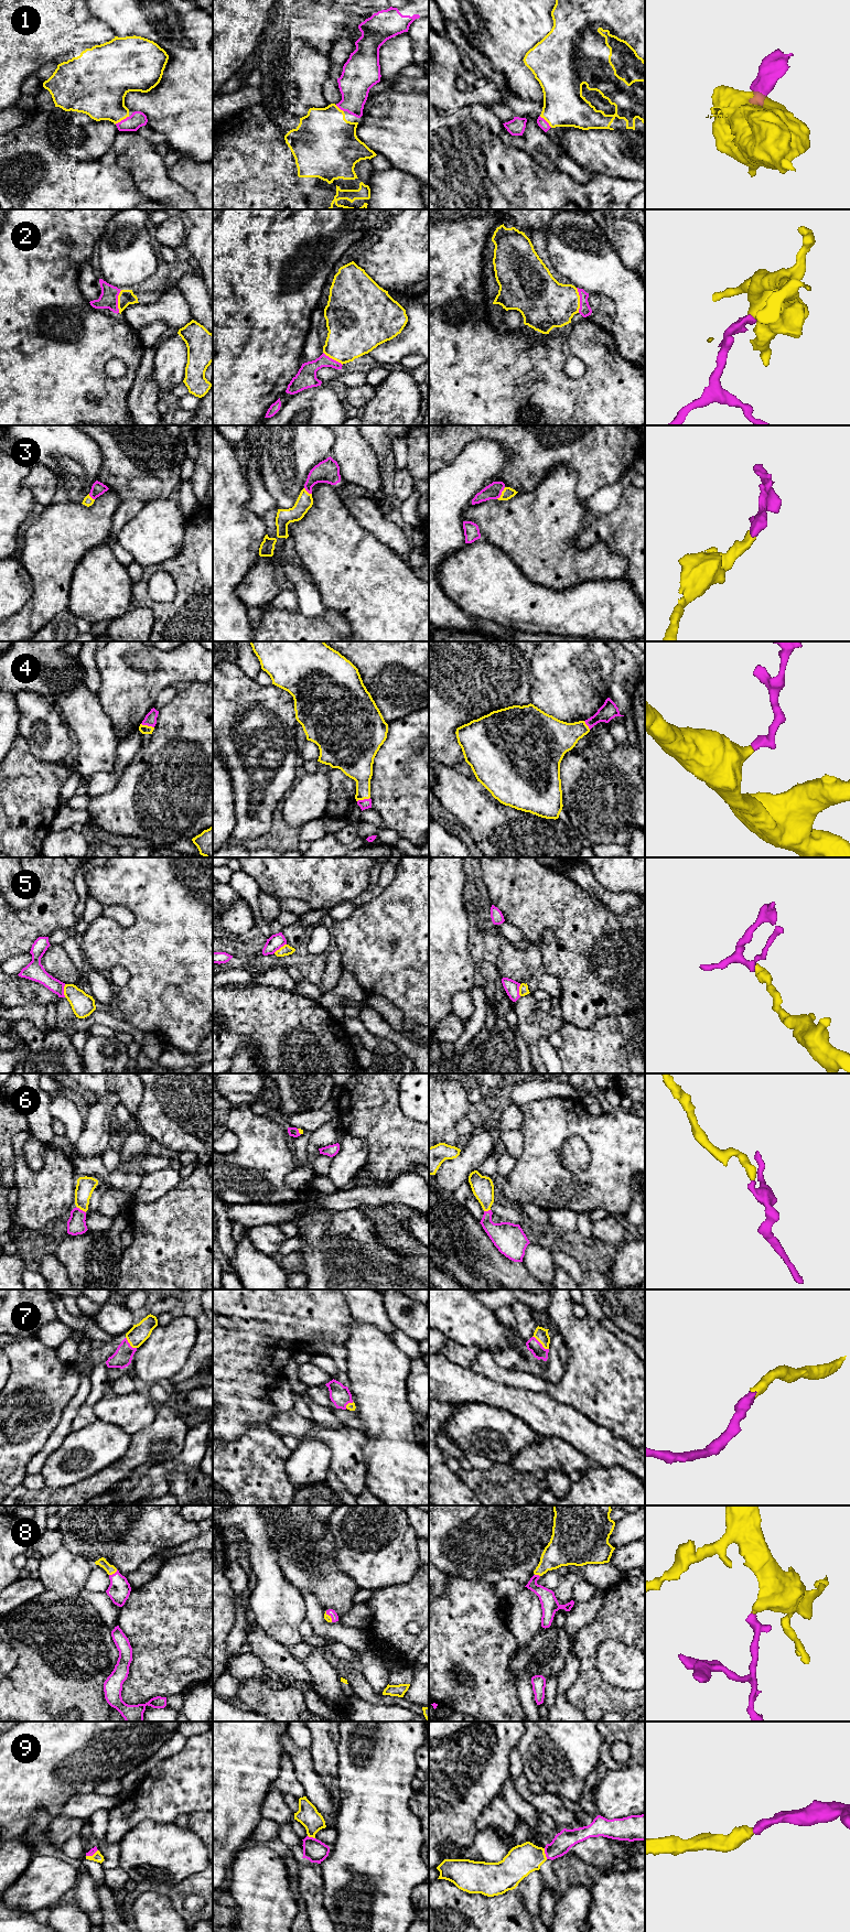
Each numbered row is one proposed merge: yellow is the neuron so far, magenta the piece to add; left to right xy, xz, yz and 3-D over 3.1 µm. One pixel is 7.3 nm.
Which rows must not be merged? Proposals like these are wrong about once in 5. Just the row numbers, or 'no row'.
5

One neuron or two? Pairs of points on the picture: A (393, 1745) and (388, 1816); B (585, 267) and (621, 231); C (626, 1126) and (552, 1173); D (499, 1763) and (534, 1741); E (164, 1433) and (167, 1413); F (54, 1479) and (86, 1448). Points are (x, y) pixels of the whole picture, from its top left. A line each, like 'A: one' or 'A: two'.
A: one
B: two
C: one
D: two
E: one
F: one

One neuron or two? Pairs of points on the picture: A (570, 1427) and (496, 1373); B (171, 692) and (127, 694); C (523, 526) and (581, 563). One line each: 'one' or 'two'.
A: two
B: two
C: one

